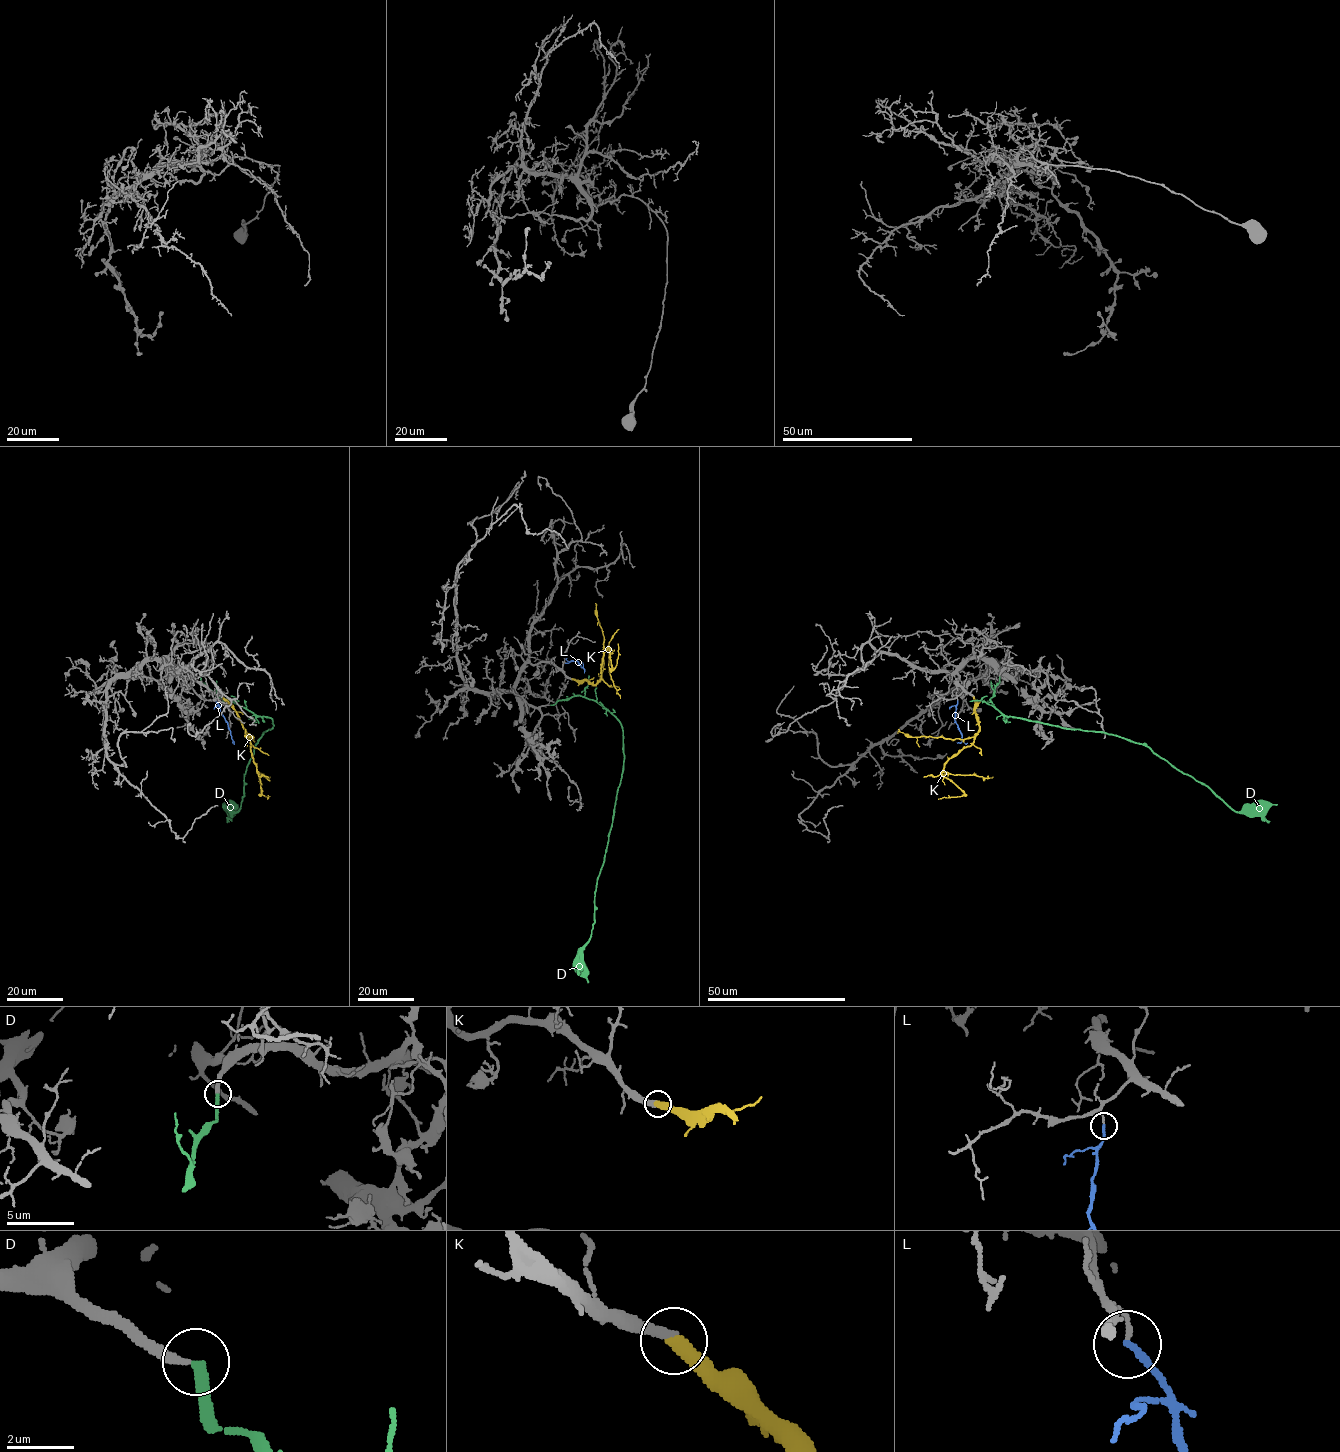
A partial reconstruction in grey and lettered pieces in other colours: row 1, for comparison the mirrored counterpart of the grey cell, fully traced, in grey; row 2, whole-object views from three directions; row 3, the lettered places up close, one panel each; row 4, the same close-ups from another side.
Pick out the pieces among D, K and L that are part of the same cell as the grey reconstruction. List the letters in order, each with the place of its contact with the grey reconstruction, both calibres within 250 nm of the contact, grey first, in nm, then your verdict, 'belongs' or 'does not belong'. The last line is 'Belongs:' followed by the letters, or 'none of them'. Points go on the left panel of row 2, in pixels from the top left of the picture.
D: meets grey at (200, 677); 280 nm thick on the grey side, 320 nm on the other; belongs
K: meets grey at (221, 697); 360 nm thick on the grey side, 480 nm on the other; belongs
L: meets grey at (215, 700); 100 nm thick on the grey side, 200 nm on the other; does not belong
Belongs: D, K

